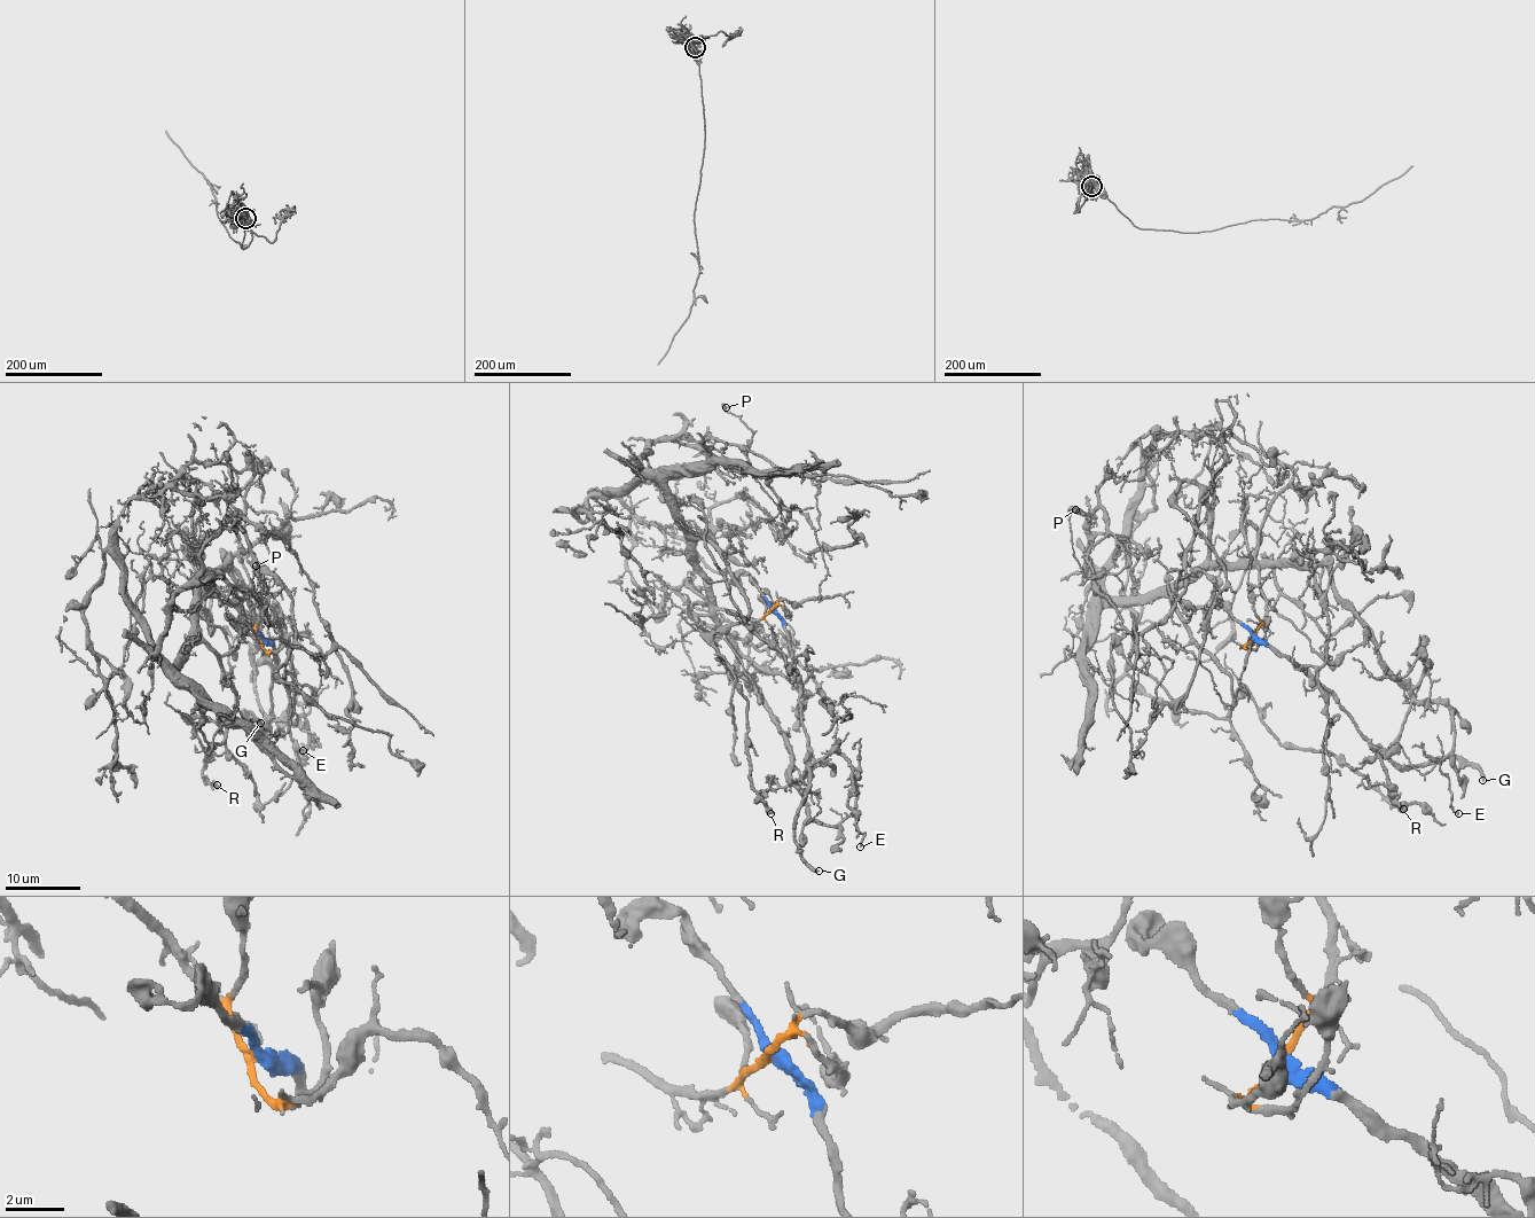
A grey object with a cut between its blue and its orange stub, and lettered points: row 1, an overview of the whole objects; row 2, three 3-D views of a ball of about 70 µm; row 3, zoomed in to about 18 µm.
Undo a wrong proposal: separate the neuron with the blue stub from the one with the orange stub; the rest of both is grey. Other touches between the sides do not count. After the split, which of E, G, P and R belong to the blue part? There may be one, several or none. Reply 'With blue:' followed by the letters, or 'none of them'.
With blue: G

